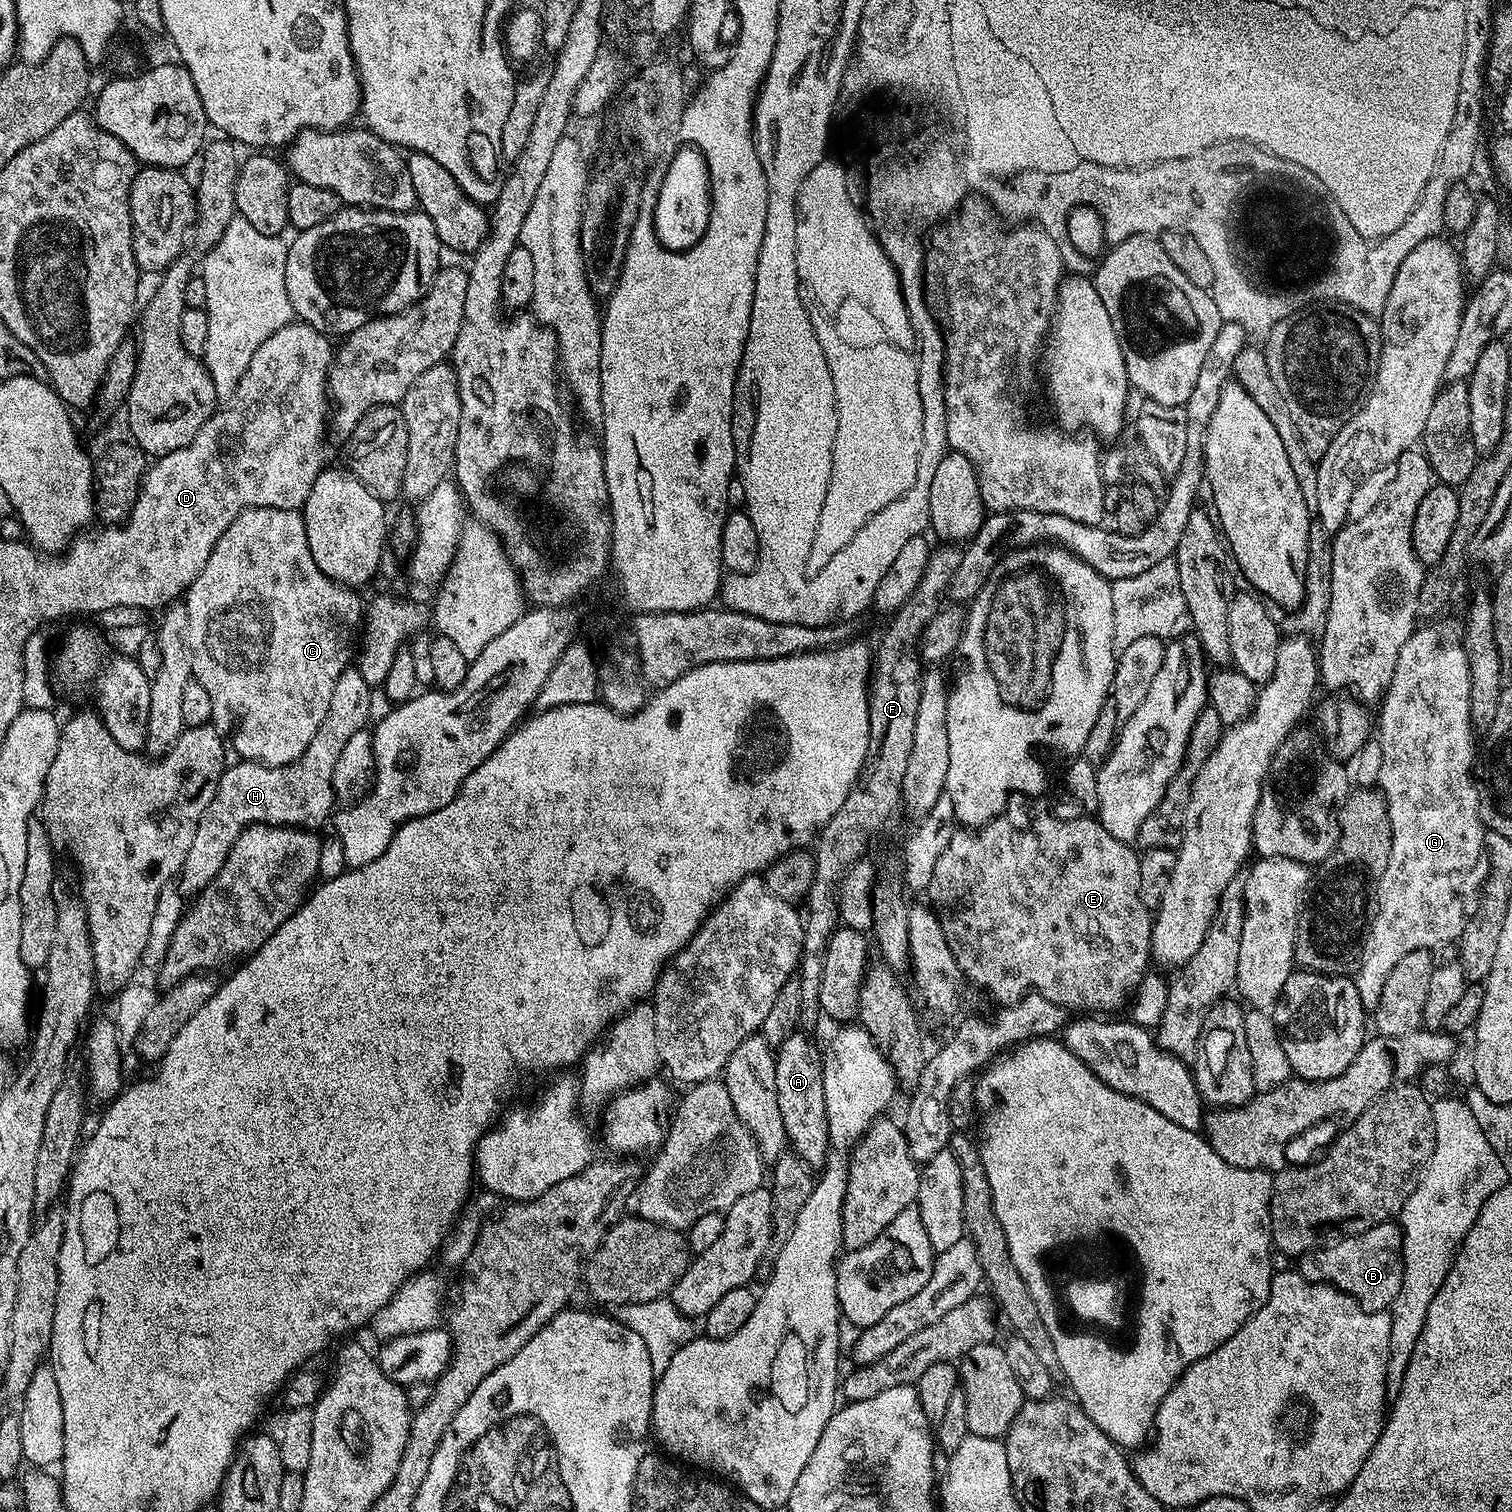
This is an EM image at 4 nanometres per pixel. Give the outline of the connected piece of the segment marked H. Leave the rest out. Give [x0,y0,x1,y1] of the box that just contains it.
[178,666,374,894]

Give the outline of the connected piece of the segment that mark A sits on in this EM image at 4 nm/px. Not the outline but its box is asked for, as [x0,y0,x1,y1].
[774,1032,831,1168]

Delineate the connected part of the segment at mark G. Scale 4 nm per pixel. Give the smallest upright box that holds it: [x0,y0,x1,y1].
[1354,626,1486,1010]

